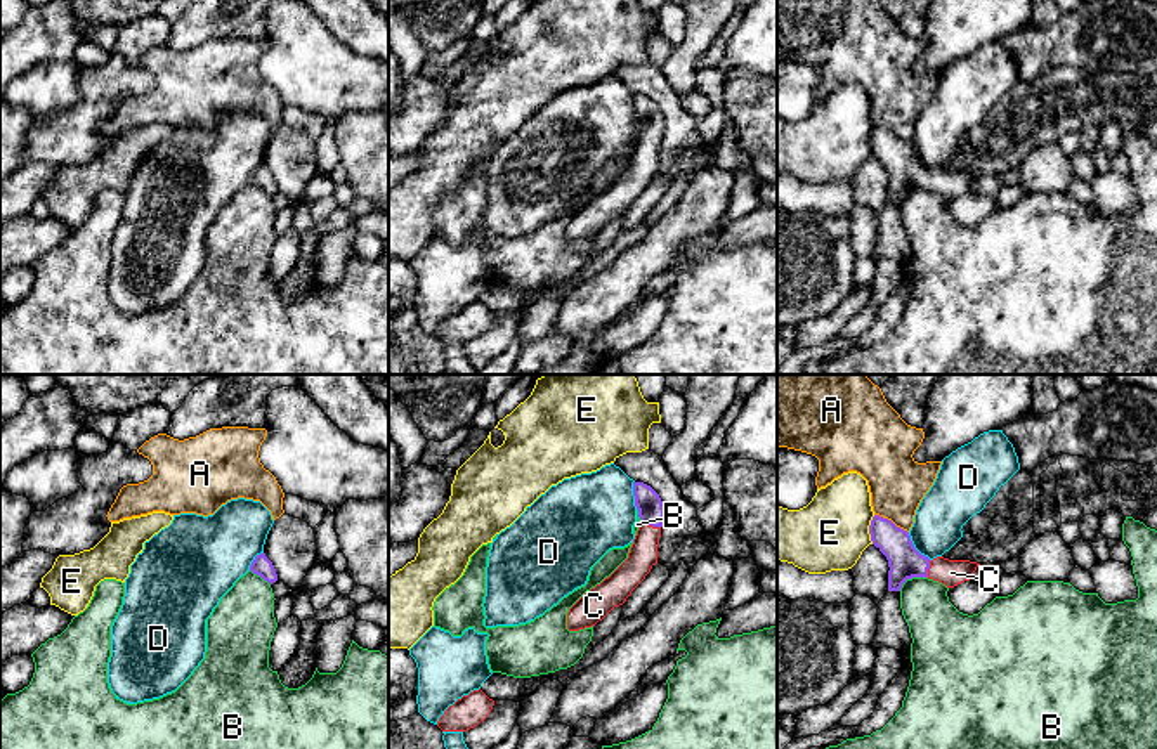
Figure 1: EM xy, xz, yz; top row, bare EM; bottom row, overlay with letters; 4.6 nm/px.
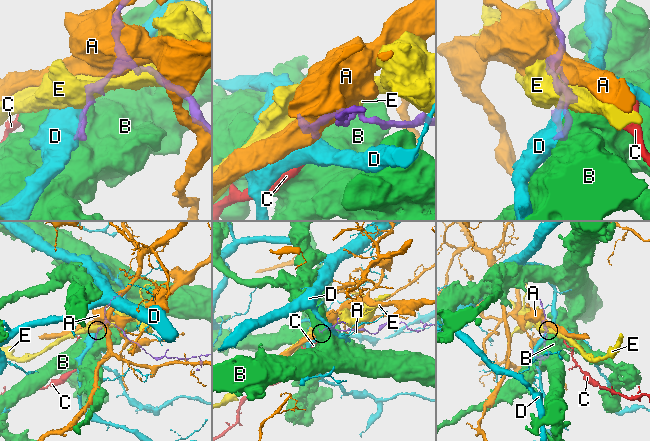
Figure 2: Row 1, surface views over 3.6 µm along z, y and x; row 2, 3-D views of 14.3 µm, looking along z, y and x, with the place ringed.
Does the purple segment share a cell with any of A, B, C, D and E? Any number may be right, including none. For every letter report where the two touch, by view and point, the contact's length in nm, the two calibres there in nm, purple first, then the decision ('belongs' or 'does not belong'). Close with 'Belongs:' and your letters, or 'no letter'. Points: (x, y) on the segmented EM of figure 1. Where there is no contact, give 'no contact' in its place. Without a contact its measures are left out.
A: yz (890, 521) | 180 nm | 160/260 nm | does not belong
B: yz (911, 578) | 150 nm | 160/240 nm | does not belong
C: xz (651, 524) | 100 nm | 130/130 nm | belongs
D: yz (915, 548) | 170 nm | 160/220 nm | does not belong
E: yz (869, 529) | 140 nm | 160/340 nm | does not belong
Belongs: C

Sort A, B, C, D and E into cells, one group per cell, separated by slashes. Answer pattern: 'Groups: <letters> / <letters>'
Groups: A / B / C / D / E

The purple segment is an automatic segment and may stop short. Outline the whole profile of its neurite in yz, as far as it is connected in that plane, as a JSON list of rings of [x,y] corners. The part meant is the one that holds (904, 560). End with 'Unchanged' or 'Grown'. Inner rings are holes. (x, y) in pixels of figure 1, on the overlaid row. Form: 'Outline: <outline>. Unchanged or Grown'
Outline: [[[879,515],[873,517],[869,534],[873,544],[888,560],[888,591],[900,591],[902,584],[912,577],[928,577],[954,588],[970,581],[980,565],[970,560],[949,560],[944,557],[930,560],[914,548],[907,531]]]. Grown

